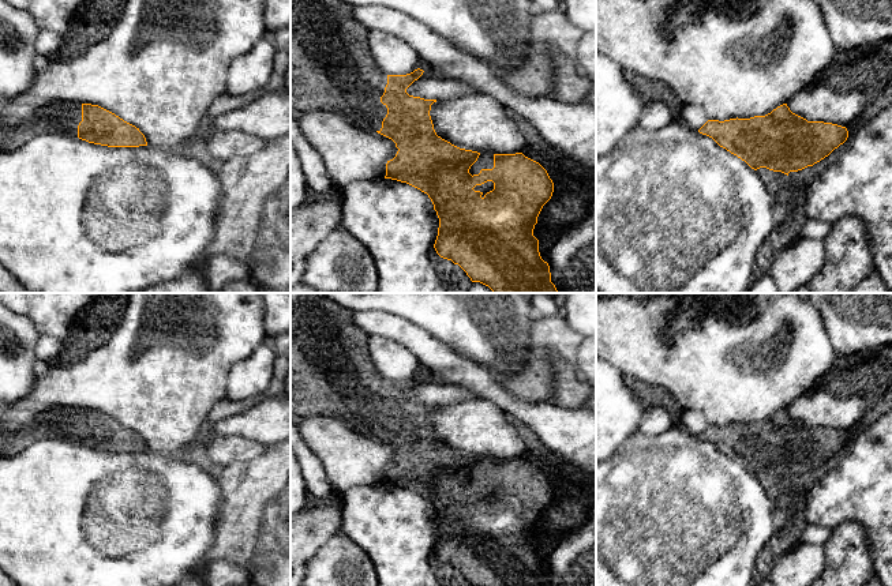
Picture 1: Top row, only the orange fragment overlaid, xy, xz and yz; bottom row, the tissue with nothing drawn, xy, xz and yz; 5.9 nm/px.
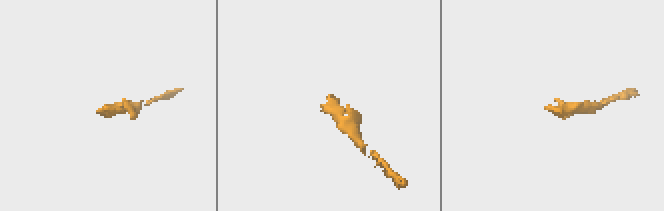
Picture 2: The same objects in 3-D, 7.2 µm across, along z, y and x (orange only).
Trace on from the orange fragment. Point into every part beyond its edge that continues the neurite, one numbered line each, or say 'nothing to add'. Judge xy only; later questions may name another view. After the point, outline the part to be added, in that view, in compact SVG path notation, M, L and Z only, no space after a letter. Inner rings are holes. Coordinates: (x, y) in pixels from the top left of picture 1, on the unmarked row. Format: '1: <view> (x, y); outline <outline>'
1: xy (63, 424); outline M61 407L40 414L25 429L14 432L3 444L4 455L14 455L35 440L70 440L78 443L78 431L82 427L82 409Z

